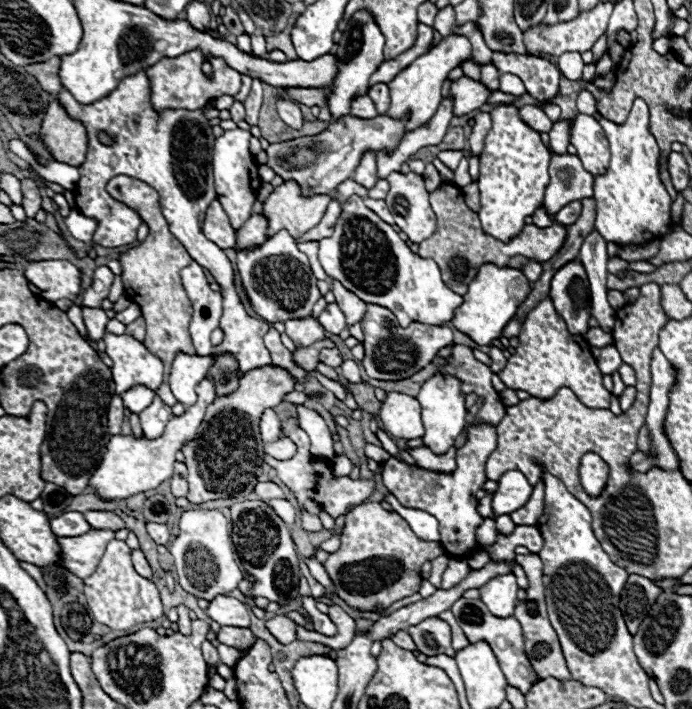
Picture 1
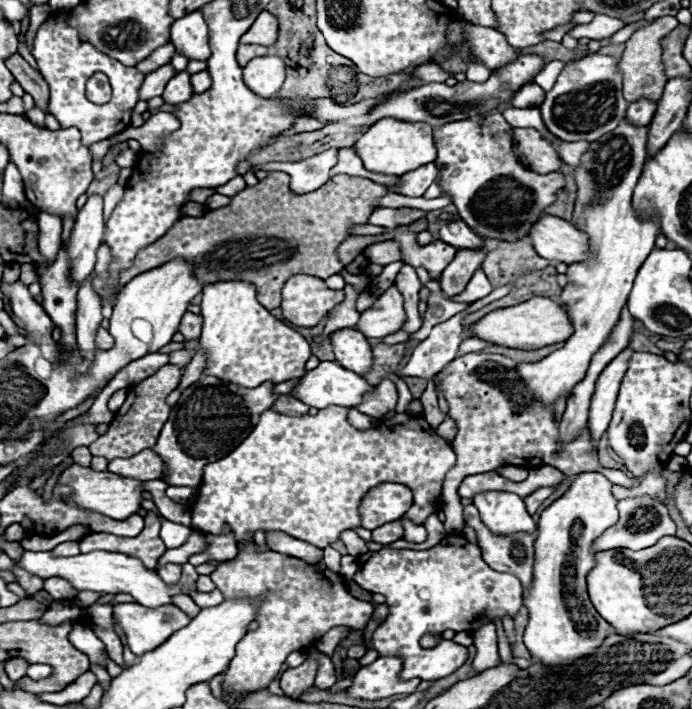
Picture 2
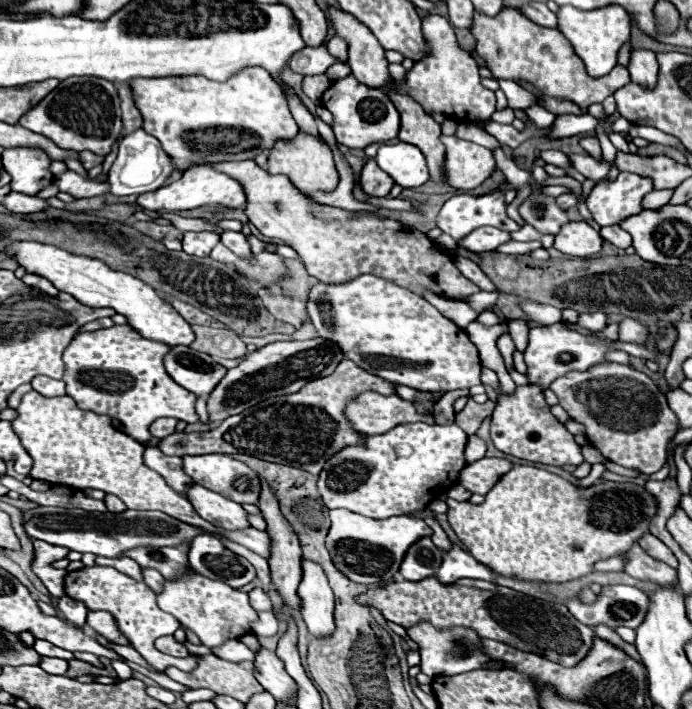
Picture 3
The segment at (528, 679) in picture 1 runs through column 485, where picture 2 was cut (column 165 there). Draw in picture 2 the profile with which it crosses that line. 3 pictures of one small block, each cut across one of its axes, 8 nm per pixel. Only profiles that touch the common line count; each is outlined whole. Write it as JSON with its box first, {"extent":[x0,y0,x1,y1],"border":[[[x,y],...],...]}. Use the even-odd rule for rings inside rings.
{"extent":[110,602,192,656],"border":[[[122,602],[110,606],[114,612],[112,616],[118,620],[126,636],[126,646],[136,656],[142,656],[152,648],[164,644],[168,636],[188,626],[188,622],[192,620],[174,604],[162,608],[146,608],[136,602]]]}

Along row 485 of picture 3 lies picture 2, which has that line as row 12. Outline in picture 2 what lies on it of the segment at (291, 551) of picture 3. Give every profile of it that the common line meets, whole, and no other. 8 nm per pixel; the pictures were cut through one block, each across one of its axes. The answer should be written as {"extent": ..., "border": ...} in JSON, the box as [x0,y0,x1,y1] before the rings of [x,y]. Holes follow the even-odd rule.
{"extent":[240,10,278,46],"border":[[[266,10],[260,12],[256,22],[248,28],[248,32],[240,38],[240,44],[260,44],[260,46],[270,46],[276,42],[278,28],[276,28],[276,18],[268,14]]]}

